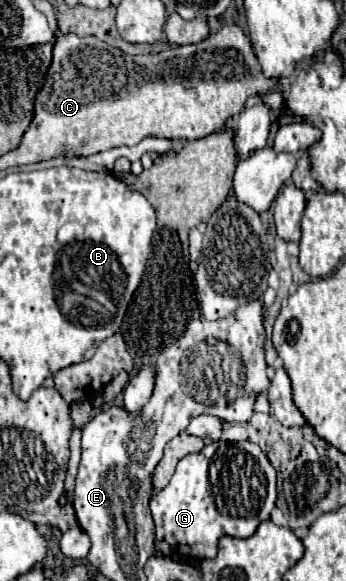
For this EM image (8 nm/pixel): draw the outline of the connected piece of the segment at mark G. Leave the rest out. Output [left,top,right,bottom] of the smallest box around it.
[151,441,275,559]

